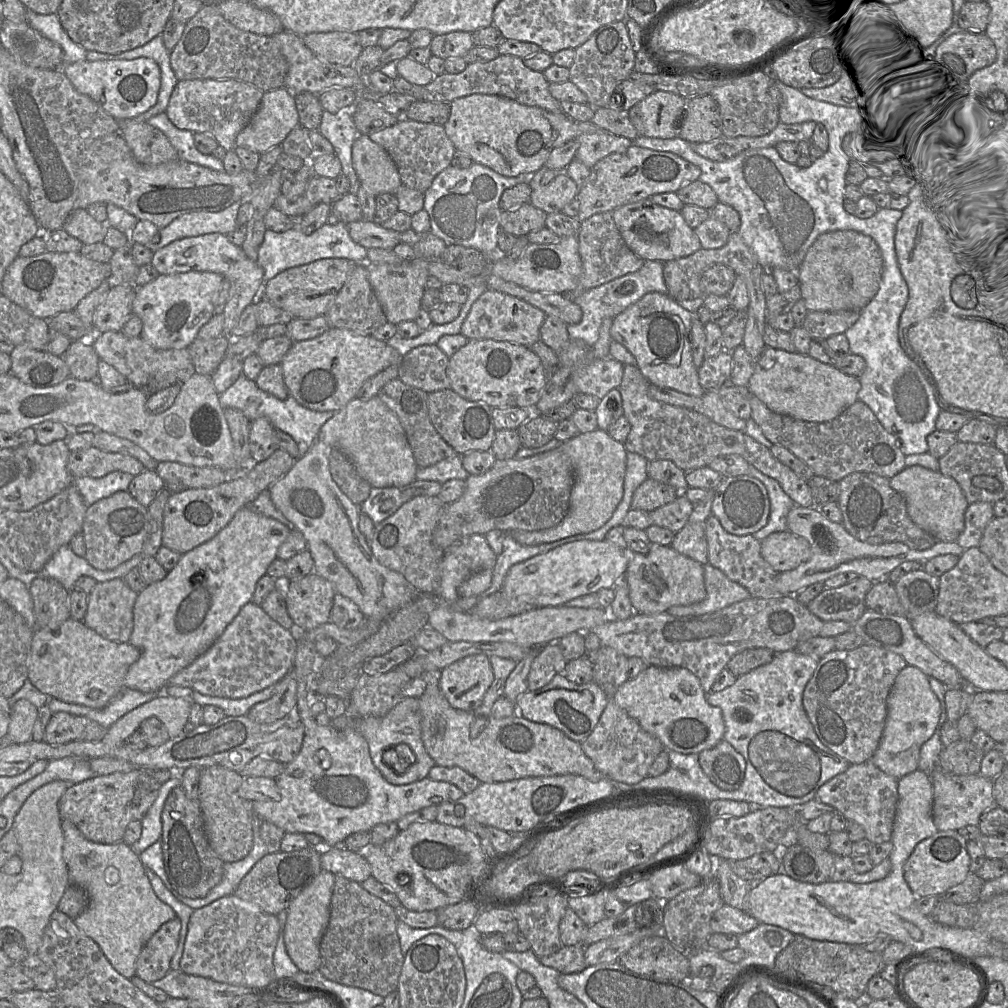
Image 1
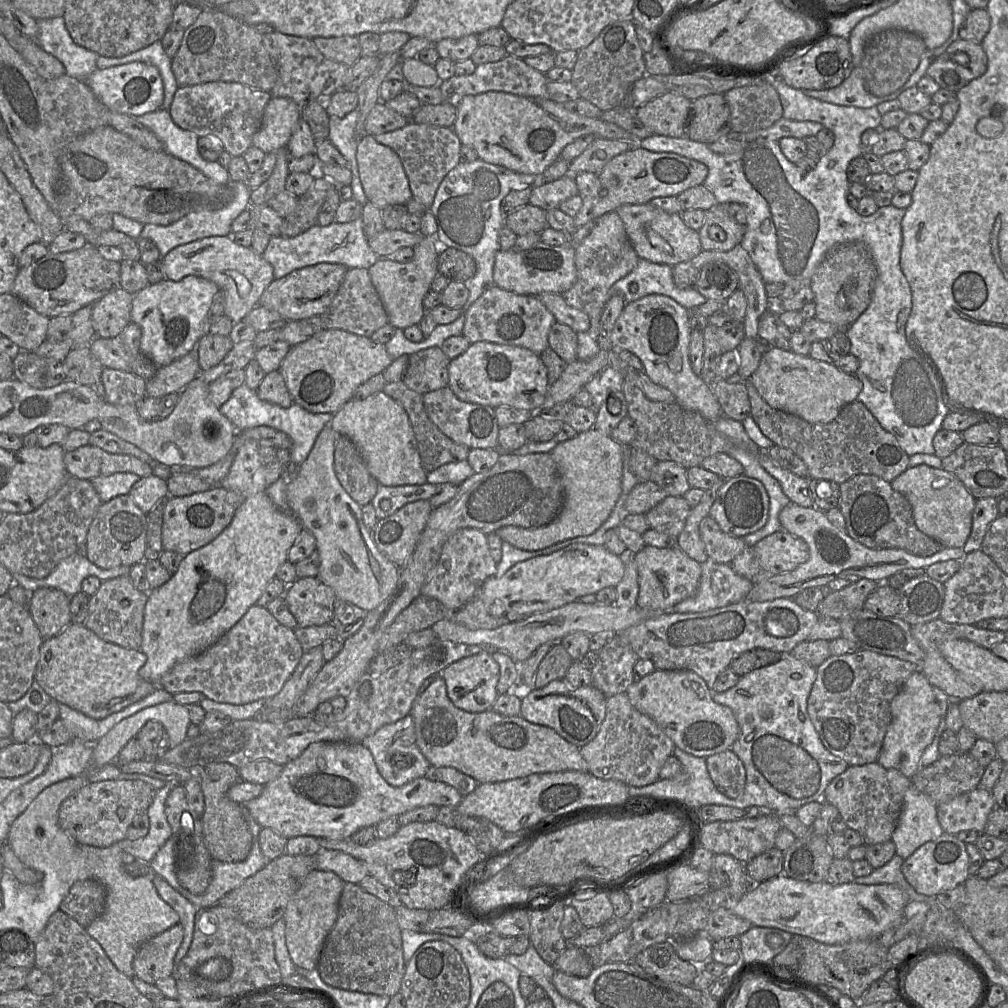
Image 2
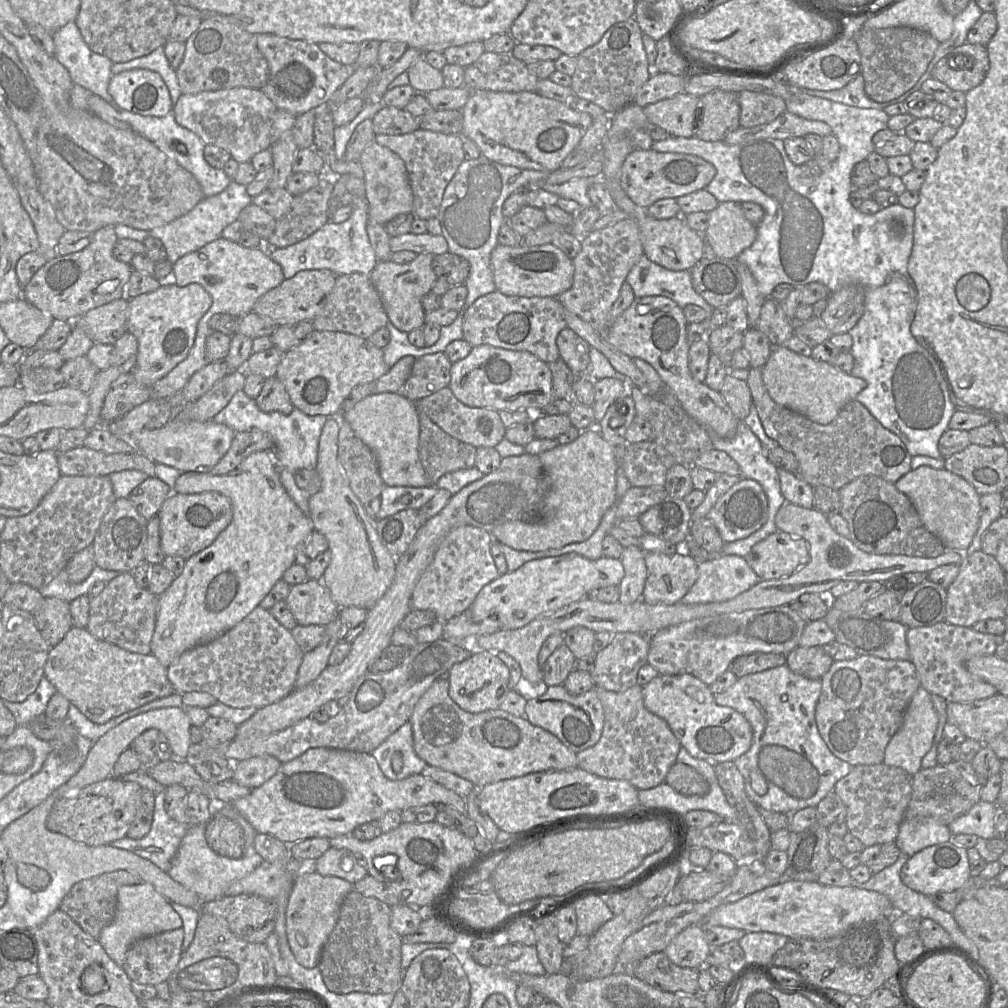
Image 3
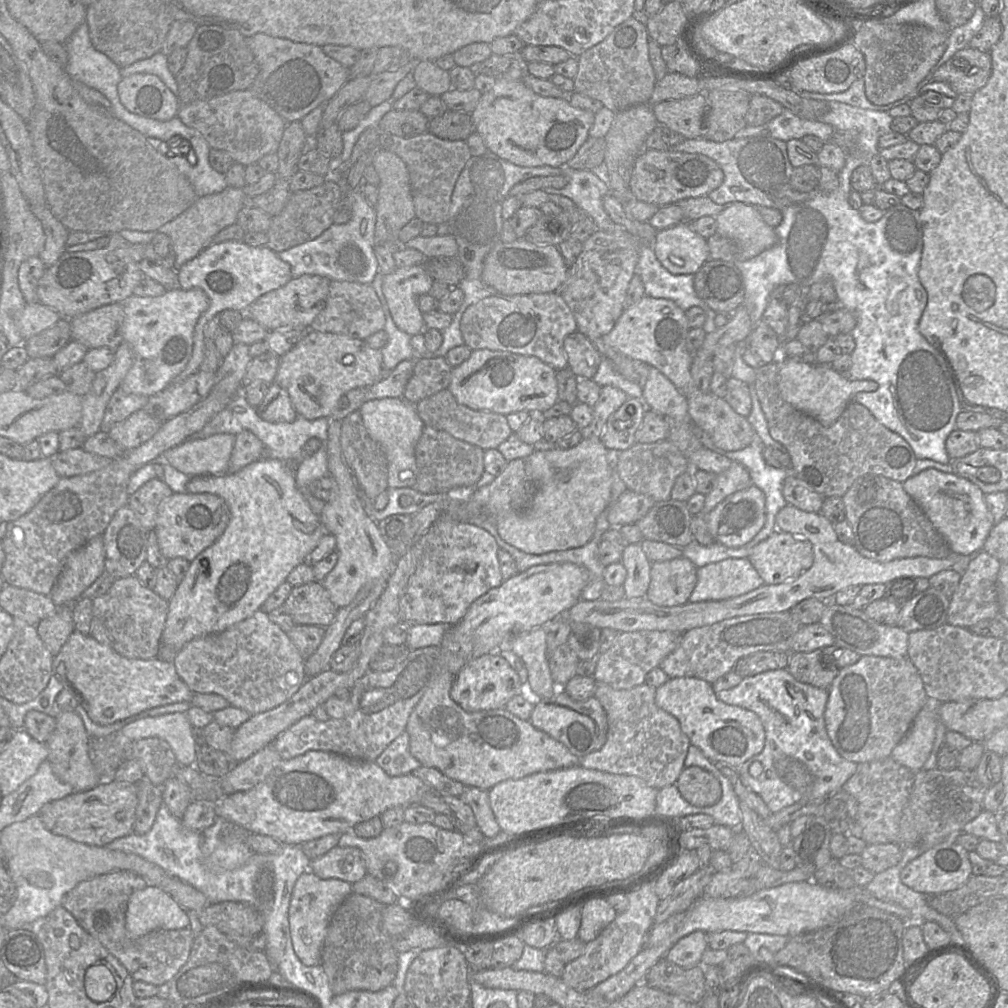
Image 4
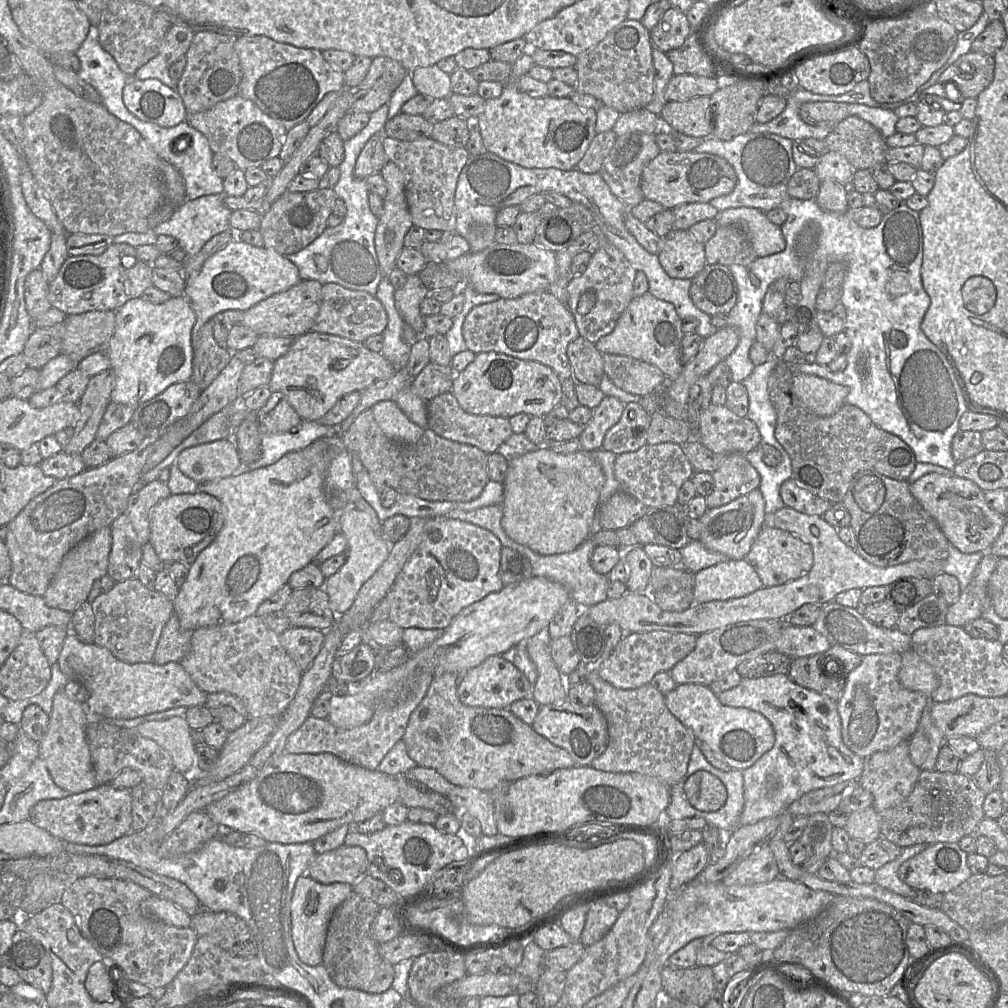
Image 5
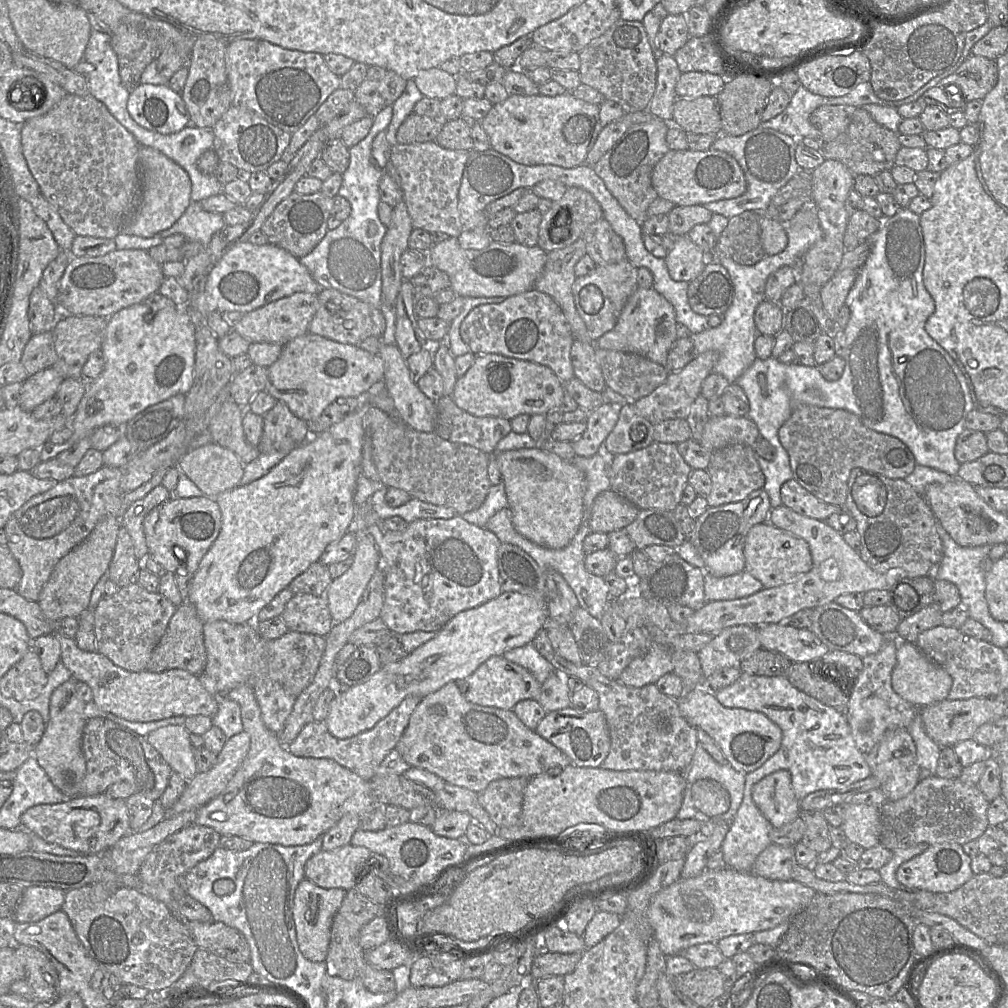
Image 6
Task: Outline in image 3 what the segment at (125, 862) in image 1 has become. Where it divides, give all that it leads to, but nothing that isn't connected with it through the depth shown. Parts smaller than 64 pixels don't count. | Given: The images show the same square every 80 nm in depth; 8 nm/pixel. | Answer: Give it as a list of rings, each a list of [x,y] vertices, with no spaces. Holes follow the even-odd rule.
[[[143,882],[138,885],[124,885],[118,890],[115,917],[102,929],[98,941],[107,955],[123,967],[127,952],[135,941],[146,936],[179,929],[182,926],[182,918],[173,909],[171,902],[159,894],[152,884]]]

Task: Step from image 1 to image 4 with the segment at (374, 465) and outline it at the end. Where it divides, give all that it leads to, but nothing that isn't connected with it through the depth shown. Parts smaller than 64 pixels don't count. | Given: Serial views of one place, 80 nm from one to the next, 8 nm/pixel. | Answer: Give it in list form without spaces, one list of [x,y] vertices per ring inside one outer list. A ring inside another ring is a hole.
[[[404,397],[381,398],[363,402],[358,411],[369,436],[385,452],[388,462],[388,487],[413,487],[417,478],[415,448],[425,426],[415,404]]]

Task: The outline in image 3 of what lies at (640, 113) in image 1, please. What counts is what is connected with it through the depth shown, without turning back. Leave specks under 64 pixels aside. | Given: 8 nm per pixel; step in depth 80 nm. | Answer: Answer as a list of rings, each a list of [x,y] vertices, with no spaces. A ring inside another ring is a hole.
[[[682,92],[643,107],[648,122],[664,129],[670,136],[693,137],[698,129],[699,98]]]

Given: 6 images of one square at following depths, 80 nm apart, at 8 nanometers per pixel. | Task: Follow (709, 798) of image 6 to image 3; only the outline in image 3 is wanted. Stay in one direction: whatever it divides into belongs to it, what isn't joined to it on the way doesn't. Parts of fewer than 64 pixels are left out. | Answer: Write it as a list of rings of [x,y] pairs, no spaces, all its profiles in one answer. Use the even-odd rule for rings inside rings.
[[[678,761],[669,769],[665,782],[686,796],[704,796],[709,791],[708,782],[699,772]]]

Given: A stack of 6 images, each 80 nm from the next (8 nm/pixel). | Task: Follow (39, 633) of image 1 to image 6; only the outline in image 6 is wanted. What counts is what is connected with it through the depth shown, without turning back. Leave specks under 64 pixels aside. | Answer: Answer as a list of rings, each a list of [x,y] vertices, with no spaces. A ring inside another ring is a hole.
[[[59,636],[59,639],[60,662],[71,672],[72,679],[83,682],[91,688],[92,702],[104,712],[131,722],[152,722],[174,716],[212,717],[218,710],[216,696],[203,687],[198,675],[182,669],[171,669],[161,673],[147,670],[130,672],[116,666],[97,651],[82,651],[78,648],[75,639],[64,636]]]

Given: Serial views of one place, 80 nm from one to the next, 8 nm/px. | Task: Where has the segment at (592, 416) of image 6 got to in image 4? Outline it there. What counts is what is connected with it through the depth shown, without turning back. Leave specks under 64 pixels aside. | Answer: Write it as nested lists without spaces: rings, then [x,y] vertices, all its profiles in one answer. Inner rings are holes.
[[[603,386],[597,403],[593,407],[593,420],[584,429],[580,429],[583,438],[600,438],[607,422],[607,419],[613,414],[628,398],[624,391],[612,387]]]

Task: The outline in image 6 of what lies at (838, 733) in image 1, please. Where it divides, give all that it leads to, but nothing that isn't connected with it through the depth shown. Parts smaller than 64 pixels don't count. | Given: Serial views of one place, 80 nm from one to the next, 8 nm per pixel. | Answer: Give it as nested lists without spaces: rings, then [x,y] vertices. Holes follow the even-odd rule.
[[[898,637],[888,638],[875,654],[862,658],[863,668],[849,692],[845,717],[857,748],[869,753],[888,729],[907,728],[915,718],[918,707],[901,698],[892,688],[892,672],[897,664]]]

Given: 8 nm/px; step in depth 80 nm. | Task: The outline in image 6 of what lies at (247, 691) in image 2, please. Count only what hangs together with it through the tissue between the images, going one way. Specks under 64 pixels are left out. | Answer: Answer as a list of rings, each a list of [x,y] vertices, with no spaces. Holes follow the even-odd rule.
[[[223,620],[204,622],[203,636],[207,661],[204,671],[198,675],[203,687],[213,696],[218,696],[219,694],[227,694],[240,685],[250,685],[259,704],[265,726],[273,733],[281,732],[292,711],[296,697],[288,694],[280,684],[269,677],[265,662],[266,641],[258,633],[256,623],[255,625],[252,623],[230,624]]]

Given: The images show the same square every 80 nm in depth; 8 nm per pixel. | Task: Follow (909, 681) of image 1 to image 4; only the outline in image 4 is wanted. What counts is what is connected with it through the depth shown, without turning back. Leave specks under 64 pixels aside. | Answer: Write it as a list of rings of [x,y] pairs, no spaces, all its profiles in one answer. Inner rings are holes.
[[[926,705],[919,711],[905,738],[892,750],[890,757],[917,772],[929,758],[935,739],[935,721]]]

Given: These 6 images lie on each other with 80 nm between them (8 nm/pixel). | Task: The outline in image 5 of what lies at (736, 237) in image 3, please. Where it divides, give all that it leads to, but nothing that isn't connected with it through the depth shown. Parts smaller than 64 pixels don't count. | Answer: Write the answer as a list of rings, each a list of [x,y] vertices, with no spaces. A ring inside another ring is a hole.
[[[728,208],[719,211],[715,221],[718,226],[739,226],[757,257],[769,256],[785,248],[786,243],[780,226],[772,223],[766,212],[757,208]]]

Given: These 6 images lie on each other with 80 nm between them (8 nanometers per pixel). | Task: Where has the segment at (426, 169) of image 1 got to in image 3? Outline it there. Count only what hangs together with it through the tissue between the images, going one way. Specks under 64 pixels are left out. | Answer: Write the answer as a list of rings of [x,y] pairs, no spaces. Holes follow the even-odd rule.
[[[419,128],[404,135],[376,135],[375,142],[389,148],[403,160],[413,193],[414,218],[436,218],[445,189],[464,161],[463,136]]]

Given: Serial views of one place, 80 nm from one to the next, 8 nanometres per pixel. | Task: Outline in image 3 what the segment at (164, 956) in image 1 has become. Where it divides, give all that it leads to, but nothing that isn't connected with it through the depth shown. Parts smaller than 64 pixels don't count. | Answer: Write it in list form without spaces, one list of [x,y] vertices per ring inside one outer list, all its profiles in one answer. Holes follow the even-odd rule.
[[[181,927],[135,941],[123,965],[130,980],[153,986],[167,981],[183,955],[183,940]]]

